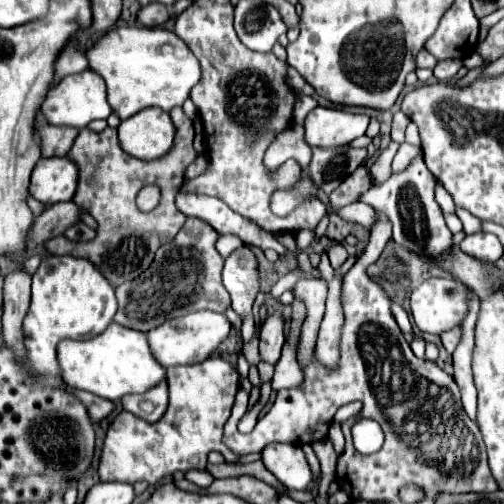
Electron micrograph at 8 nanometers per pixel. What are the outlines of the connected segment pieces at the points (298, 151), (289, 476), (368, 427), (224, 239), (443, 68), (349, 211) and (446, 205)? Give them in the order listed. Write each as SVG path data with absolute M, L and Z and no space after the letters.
M292 123L288 129L284 129L284 133L276 141L272 141L272 147L268 147L266 151L264 163L268 169L276 169L284 161L296 159L300 167L306 169L310 163L310 155L312 155L312 149L304 141L304 127L298 123Z
M272 443L262 449L264 467L276 475L288 489L304 491L312 481L310 465L304 451L294 443Z
M358 419L356 425L352 427L352 437L354 447L364 455L378 451L384 443L384 433L380 425L372 419Z
M220 235L220 239L218 239L218 243L216 243L216 249L220 251L220 255L222 257L228 257L234 249L238 249L238 247L242 247L244 243L240 241L240 237L236 237L236 235Z
M444 59L444 61L438 61L436 67L434 67L434 77L438 81L446 81L448 77L456 75L460 67L462 67L462 59Z
M350 203L350 205L342 207L342 209L338 209L336 215L340 219L344 219L344 221L358 223L358 225L362 225L368 231L372 231L372 225L376 223L376 217L378 217L378 213L366 203Z
M439 184L436 185L435 199L444 213L455 213L456 206L451 195Z

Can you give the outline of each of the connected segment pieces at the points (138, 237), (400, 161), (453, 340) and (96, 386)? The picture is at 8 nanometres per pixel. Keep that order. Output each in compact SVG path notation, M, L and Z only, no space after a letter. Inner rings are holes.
M172 109L170 113L174 125L176 125L176 141L172 149L156 159L156 161L142 161L136 159L120 149L116 129L106 127L104 131L96 133L90 129L80 129L78 137L68 151L68 159L78 163L80 169L80 181L74 195L74 201L84 207L92 217L98 221L96 239L90 243L84 241L68 241L66 237L54 237L44 243L44 249L52 255L74 255L74 257L86 257L90 259L100 273L112 283L122 285L124 281L132 281L140 273L144 273L150 263L154 261L154 253L160 245L172 241L176 233L182 229L186 217L180 213L174 205L174 197L184 181L186 167L196 159L196 151L192 147L194 141L194 129L192 121L184 115L182 109ZM148 183L156 183L162 189L162 201L160 205L150 211L142 213L136 207L136 195L142 187Z
M402 143L402 147L398 149L396 157L394 157L394 163L392 163L392 171L402 171L408 167L408 163L420 153L420 149L416 145L410 145L410 143Z
M456 327L456 329L452 329L452 331L442 333L442 335L440 335L440 339L442 339L444 349L446 349L448 353L452 353L452 351L456 349L456 345L460 343L460 327Z
M110 323L104 333L92 339L60 341L56 353L62 379L70 387L90 391L114 403L128 393L146 393L150 387L158 385L166 377L164 367L150 353L146 335L142 331L128 329L116 323Z

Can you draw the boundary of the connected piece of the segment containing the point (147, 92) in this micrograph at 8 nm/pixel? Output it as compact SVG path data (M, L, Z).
M148 27L110 29L106 35L96 39L92 47L88 47L88 65L94 73L98 73L106 81L108 103L112 105L112 111L120 119L128 119L146 107L160 107L164 111L170 111L172 107L182 107L184 101L190 97L190 89L200 81L200 65L196 57L186 47L186 43L180 41L180 37L176 37L168 29L148 29Z

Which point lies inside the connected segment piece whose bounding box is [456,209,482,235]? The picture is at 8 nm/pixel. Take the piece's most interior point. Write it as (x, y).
(471, 224)

